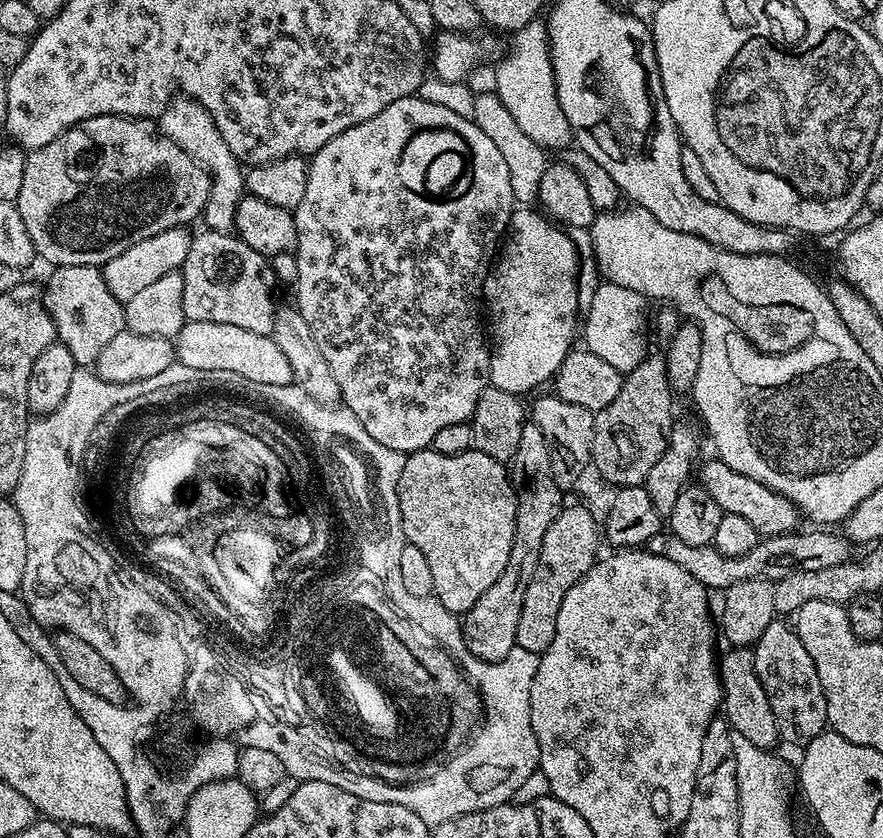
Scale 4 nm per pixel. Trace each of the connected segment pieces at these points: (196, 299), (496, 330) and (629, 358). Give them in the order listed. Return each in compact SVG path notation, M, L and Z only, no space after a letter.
M200 230L200 233L197 231L192 237L190 254L186 254L182 271L182 306L185 321L222 322L226 326L242 326L242 330L271 336L278 307L277 301L272 301L272 288L277 287L276 275L272 272L271 263L262 254L258 254L258 250L250 250L246 242L225 232Z
M520 206L513 211L506 239L499 249L498 259L488 281L484 284L483 303L486 312L488 308L492 315L490 332L494 337L490 344L492 361L488 371L493 388L525 394L547 380L549 383L562 366L566 354L574 347L572 339L578 336L576 311L579 308L581 311L582 300L580 304L580 288L576 285L576 244L567 235L571 236L561 225L549 220L543 211L535 207Z
M613 282L613 284L600 284L592 301L587 301L588 317L582 320L582 344L588 351L598 354L605 362L610 362L614 370L621 374L627 374L634 370L644 360L648 344L648 332L650 336L650 312L644 309L646 297L627 288L625 284Z

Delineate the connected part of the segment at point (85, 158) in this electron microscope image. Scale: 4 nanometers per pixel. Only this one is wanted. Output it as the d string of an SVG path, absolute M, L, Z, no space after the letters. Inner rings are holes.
M95 116L75 124L72 128L67 128L62 134L58 134L58 138L54 138L54 142L46 142L46 146L33 148L27 153L26 175L15 205L18 214L22 214L22 222L26 222L26 234L30 234L30 242L34 242L37 257L41 261L45 260L48 266L86 266L87 264L103 266L106 262L110 262L110 258L118 258L122 250L130 250L130 246L146 238L154 238L154 234L162 234L162 230L191 225L191 220L199 221L211 185L212 180L208 173L190 158L190 154L186 154L186 150L182 150L174 142L170 142L170 138L163 136L152 120L138 120L135 116Z

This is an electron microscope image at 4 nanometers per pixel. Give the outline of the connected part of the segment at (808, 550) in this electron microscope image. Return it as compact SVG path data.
M670 530L663 534L650 538L647 544L647 551L658 554L662 558L670 558L672 562L678 562L678 566L682 566L682 570L686 570L686 574L690 574L695 580L706 589L723 590L734 586L734 582L746 582L750 578L762 578L763 580L771 580L773 582L786 578L788 572L797 572L798 570L826 570L826 566L838 566L839 564L847 564L853 559L854 548L851 543L843 535L837 534L832 530L812 530L816 532L804 532L805 530L797 530L787 536L765 536L760 539L758 546L754 546L754 550L746 550L746 554L741 556L724 556L719 550L713 548L711 544L706 546L686 546L686 542L682 542L682 538L675 536Z

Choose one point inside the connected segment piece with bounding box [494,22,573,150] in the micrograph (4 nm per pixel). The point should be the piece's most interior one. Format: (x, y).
(525, 82)

